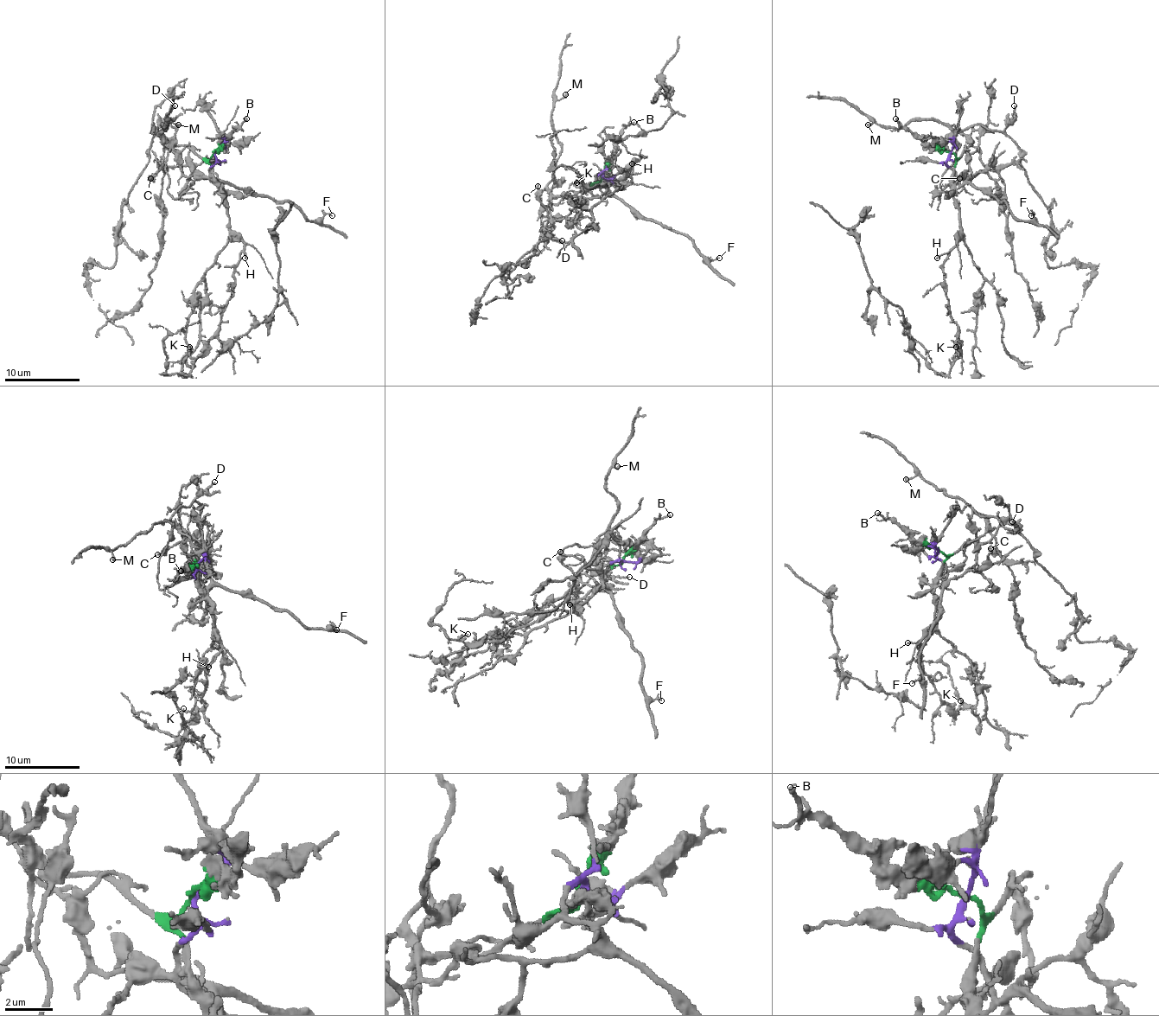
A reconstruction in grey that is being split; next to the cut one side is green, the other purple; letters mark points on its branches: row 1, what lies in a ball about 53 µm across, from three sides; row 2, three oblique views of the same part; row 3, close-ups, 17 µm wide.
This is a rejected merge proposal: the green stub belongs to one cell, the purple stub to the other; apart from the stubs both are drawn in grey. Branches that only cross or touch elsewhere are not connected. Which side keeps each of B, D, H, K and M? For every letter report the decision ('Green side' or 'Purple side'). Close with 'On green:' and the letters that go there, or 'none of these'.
B: Green side
D: Green side
H: Green side
K: Green side
M: Green side
On green: B, D, H, K, M

